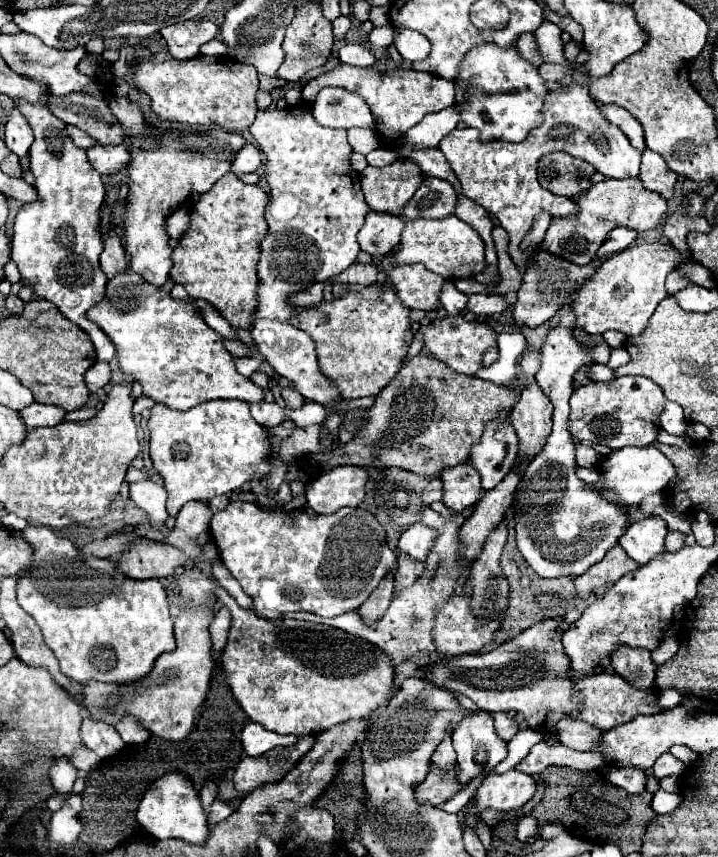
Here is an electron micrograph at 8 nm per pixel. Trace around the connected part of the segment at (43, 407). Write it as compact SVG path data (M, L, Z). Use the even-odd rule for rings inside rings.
M33 402L31 406L23 408L19 414L21 414L21 420L27 426L27 430L33 430L39 426L55 426L55 424L63 422L65 410L61 410L59 406L47 406L47 404Z

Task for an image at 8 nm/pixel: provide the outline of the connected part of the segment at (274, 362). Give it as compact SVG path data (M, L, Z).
M255 320L253 326L253 340L259 348L259 352L265 356L265 360L275 368L275 372L291 382L291 386L307 400L319 402L325 406L329 412L335 412L335 402L341 400L337 390L329 384L329 380L321 374L317 366L317 356L315 356L315 344L311 336L299 328L295 328L289 322L279 322L279 320Z

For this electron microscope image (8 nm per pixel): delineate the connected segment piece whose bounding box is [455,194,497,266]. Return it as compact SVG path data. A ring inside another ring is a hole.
M459 196L459 204L457 204L457 210L455 210L455 216L465 220L467 224L471 224L479 234L481 238L485 240L485 254L487 254L487 264L489 266L497 266L497 254L495 254L495 246L493 246L493 238L491 238L491 230L493 230L493 224L485 212L485 208L477 206L475 202L471 202L467 196Z

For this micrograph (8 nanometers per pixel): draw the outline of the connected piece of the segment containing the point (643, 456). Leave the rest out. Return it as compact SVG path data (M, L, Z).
M651 444L647 448L615 450L609 456L605 456L597 468L605 476L605 480L599 482L599 490L609 500L617 500L617 504L623 504L627 508L629 506L639 506L645 496L651 496L651 494L657 494L657 492L665 490L665 486L677 476L675 466L665 458L663 452L659 452Z

